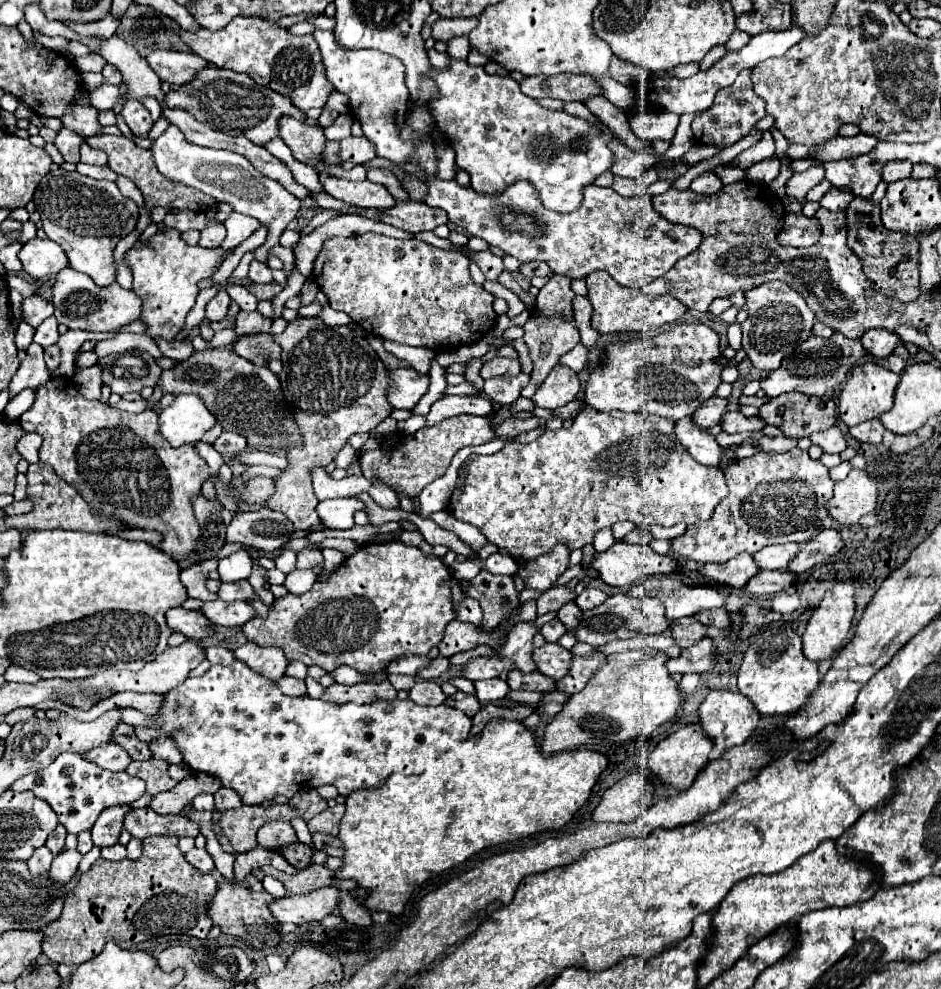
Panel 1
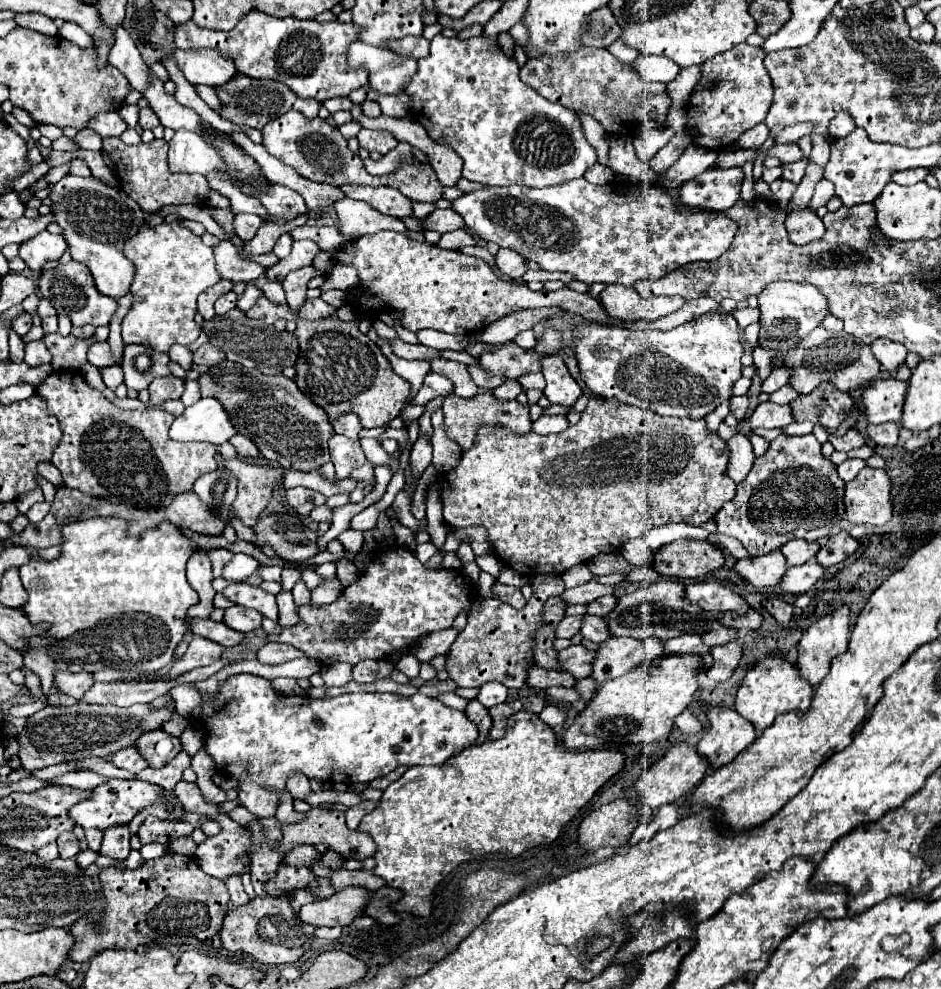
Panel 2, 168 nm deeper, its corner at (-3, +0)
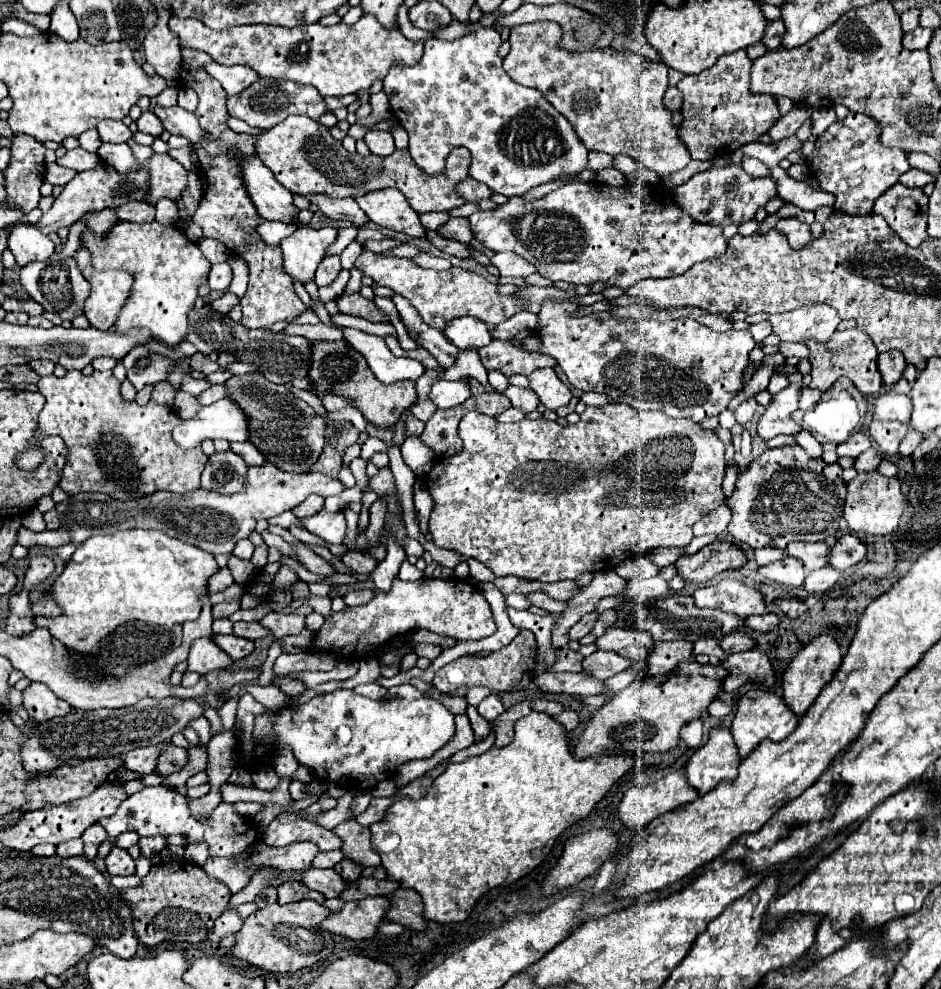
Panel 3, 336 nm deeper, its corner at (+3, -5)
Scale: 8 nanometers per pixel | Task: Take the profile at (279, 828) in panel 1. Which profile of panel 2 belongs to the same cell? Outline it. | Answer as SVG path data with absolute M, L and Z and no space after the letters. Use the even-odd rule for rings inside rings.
M303 844L303 846L295 846L293 850L289 850L285 854L283 862L289 864L289 866L311 866L311 862L315 858L319 858L319 852L313 846Z

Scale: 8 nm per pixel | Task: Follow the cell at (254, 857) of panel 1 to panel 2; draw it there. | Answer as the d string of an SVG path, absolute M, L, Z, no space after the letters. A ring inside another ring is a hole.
M281 864L279 870L275 872L275 876L265 884L265 890L269 896L273 896L273 894L279 896L279 894L291 894L291 890L305 888L307 884L317 886L315 876L309 868L305 868L305 866L293 868L293 866Z

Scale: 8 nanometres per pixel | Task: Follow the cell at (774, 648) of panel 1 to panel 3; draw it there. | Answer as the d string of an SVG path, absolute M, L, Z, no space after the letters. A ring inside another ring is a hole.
M753 689L749 693L745 693L739 699L737 705L737 713L733 717L733 725L731 725L731 733L735 737L737 749L739 749L739 757L745 759L763 739L771 739L771 741L783 741L787 735L791 735L797 727L797 715L793 715L789 711L789 707L785 705L785 701L775 695L773 691L761 691L761 689Z

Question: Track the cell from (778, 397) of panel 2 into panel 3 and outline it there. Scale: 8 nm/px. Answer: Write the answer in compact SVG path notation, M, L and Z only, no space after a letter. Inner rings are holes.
M805 387L803 393L801 393L801 399L799 399L799 407L801 407L801 409L809 409L809 407L813 407L819 399L821 399L821 391Z

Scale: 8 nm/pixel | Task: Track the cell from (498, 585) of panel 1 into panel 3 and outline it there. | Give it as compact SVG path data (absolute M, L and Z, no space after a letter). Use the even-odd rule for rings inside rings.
M511 593L505 597L505 603L513 609L529 609L531 607L531 601L527 599L527 595L517 595L517 593Z

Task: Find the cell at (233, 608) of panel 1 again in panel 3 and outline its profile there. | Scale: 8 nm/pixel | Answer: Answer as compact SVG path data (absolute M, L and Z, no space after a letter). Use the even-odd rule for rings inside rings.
M235 623L235 635L239 637L245 637L245 639L263 639L265 635L269 635L269 629L265 629L261 623Z

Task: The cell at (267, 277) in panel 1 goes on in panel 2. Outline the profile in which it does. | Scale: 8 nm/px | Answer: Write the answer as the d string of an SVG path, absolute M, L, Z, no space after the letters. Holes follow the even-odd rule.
M221 240L213 250L215 250L215 260L219 266L221 278L227 278L233 282L237 280L251 282L261 274L265 274L265 268L259 262L237 258L237 250L229 240Z

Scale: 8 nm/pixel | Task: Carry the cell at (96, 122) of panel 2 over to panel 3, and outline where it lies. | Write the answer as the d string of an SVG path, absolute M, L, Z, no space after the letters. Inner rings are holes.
M101 121L97 131L105 143L127 143L133 137L131 129L121 121Z

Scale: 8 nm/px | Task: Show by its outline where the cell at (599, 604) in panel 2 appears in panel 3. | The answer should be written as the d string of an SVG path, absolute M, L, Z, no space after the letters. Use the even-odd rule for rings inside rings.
M615 609L601 613L601 615L599 615L599 619L597 619L597 623L595 623L595 627L593 627L593 631L591 631L591 635L601 637L607 629L615 627L615 621L617 621L617 611L615 611Z

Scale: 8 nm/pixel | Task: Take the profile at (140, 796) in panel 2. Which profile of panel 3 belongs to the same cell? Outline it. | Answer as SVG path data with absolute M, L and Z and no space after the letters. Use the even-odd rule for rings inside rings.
M145 787L143 791L129 795L117 813L113 817L101 819L99 825L105 827L109 837L117 837L125 831L135 831L139 837L155 837L155 835L183 835L187 837L187 843L199 843L205 841L209 845L209 857L227 857L227 859L237 859L249 847L253 847L257 841L261 841L261 827L243 815L235 811L233 805L229 803L219 803L211 815L205 819L197 819L191 815L189 807L189 797L183 793L171 789L171 787Z

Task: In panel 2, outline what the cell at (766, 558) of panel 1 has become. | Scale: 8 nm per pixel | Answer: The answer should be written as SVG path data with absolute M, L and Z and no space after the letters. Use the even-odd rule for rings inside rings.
M789 540L789 542L785 542L779 550L783 552L783 556L787 558L787 564L789 566L797 566L797 564L805 564L805 562L809 562L815 554L817 554L817 550L819 550L821 546L817 544L817 542L807 542L807 540Z

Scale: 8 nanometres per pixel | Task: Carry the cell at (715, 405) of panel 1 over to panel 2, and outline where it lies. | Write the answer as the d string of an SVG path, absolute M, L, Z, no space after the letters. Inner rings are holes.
M733 396L733 398L731 398L731 414L733 414L737 420L739 420L739 418L745 418L747 408L749 408L747 396Z

